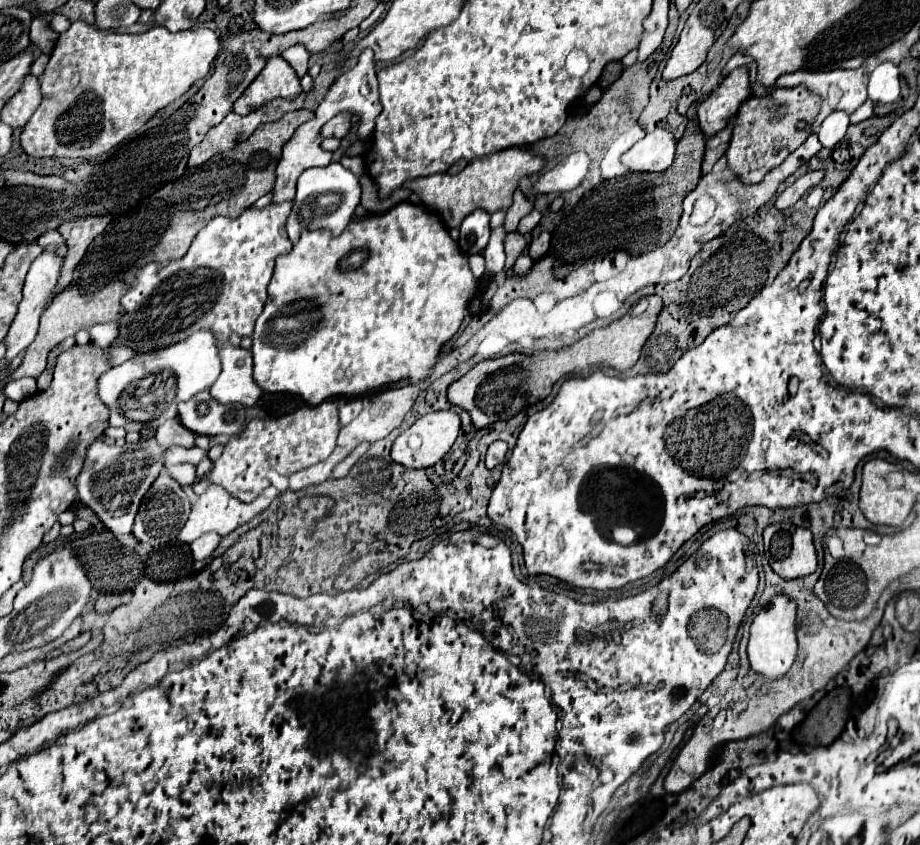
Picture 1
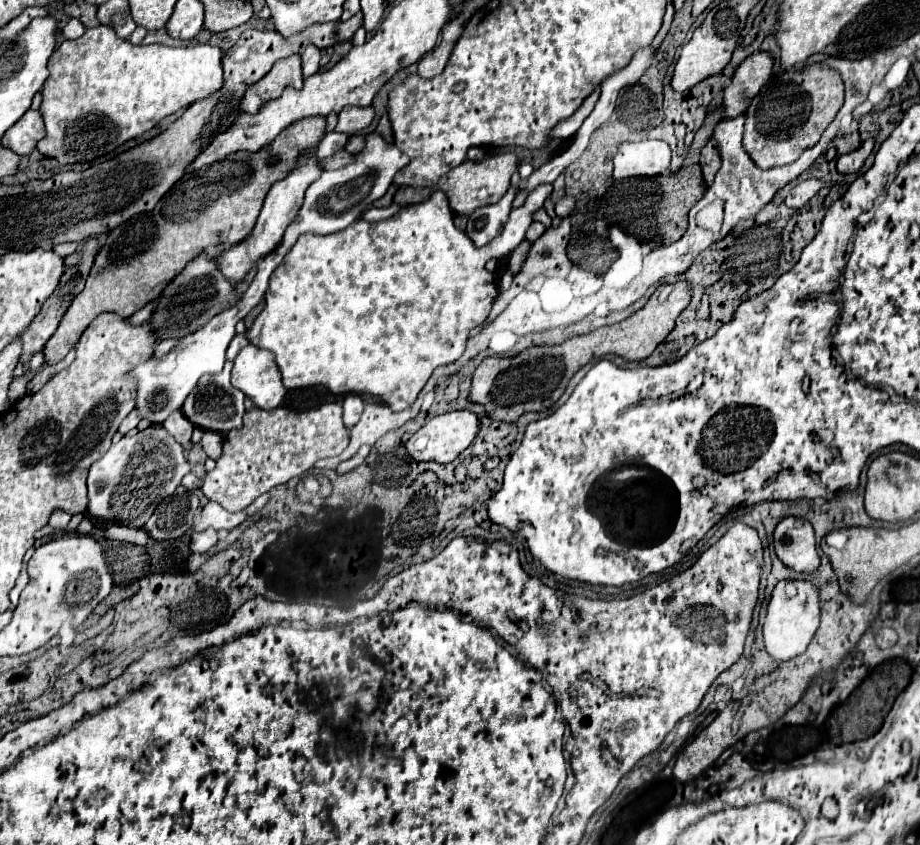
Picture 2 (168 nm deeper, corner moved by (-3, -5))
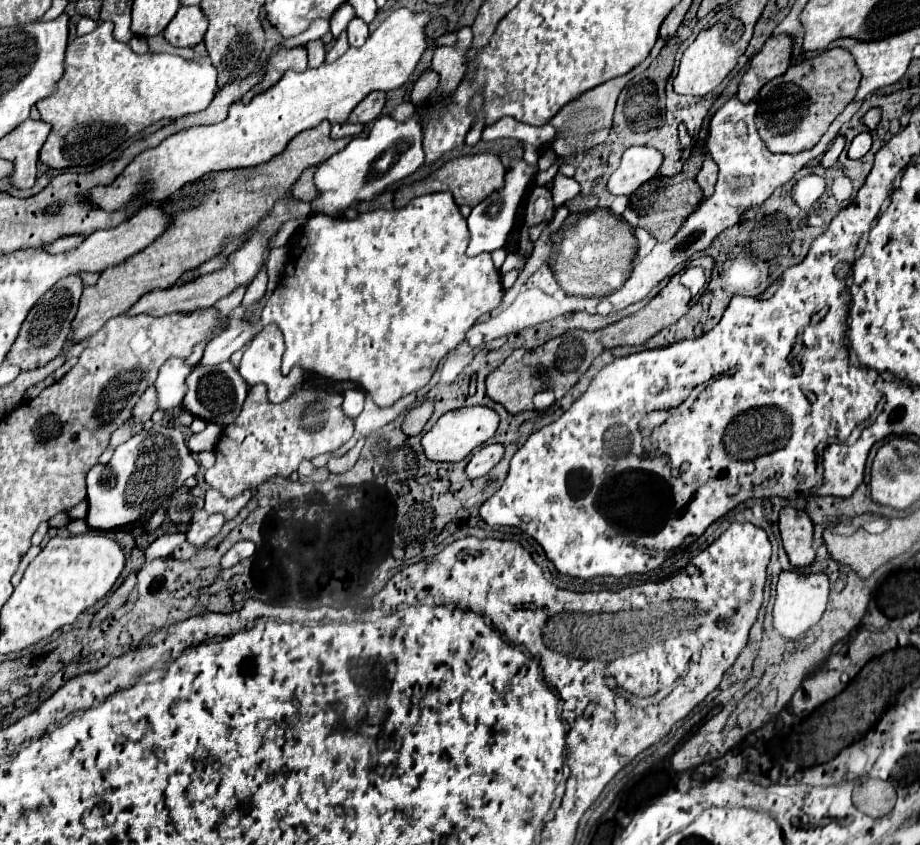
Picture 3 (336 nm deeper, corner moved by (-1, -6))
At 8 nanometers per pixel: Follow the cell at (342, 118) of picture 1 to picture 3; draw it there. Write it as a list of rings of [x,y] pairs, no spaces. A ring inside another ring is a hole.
[[[372,91],[372,95],[364,97],[364,99],[356,105],[356,109],[350,113],[348,123],[370,123],[370,121],[378,119],[380,113],[382,113],[384,101],[386,101],[386,93],[382,93],[382,91]]]

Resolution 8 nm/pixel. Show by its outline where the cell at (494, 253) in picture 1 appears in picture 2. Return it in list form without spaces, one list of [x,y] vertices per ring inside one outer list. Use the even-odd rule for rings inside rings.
[[[540,184],[536,186],[534,190],[528,192],[526,196],[526,202],[520,206],[520,208],[514,208],[504,230],[500,232],[500,238],[494,238],[492,244],[488,244],[488,248],[476,248],[470,238],[458,230],[454,226],[454,214],[448,206],[448,200],[444,194],[440,192],[434,192],[428,200],[420,202],[420,204],[410,204],[410,206],[404,206],[400,212],[396,212],[392,218],[388,220],[382,220],[382,222],[366,222],[366,220],[356,220],[354,224],[350,224],[348,228],[340,230],[340,232],[334,232],[334,234],[328,234],[328,236],[314,236],[314,234],[302,234],[298,238],[298,242],[294,244],[294,248],[284,256],[284,262],[274,270],[272,278],[270,278],[270,286],[268,286],[268,292],[266,292],[266,304],[264,304],[264,310],[258,314],[258,318],[254,320],[254,324],[248,328],[248,340],[256,346],[256,348],[262,348],[262,350],[270,350],[274,354],[274,360],[278,364],[278,370],[282,374],[282,380],[284,380],[284,386],[288,390],[298,390],[298,388],[308,388],[308,386],[322,386],[326,388],[330,394],[334,396],[346,396],[346,394],[372,394],[372,396],[380,396],[384,398],[384,402],[388,406],[406,406],[410,408],[416,400],[416,396],[420,394],[420,390],[424,388],[424,384],[428,382],[428,378],[432,376],[432,372],[438,368],[438,366],[448,366],[452,362],[456,362],[464,348],[466,348],[466,340],[470,336],[470,330],[480,326],[490,308],[492,308],[492,302],[498,294],[496,290],[496,284],[494,284],[494,276],[492,272],[488,272],[484,266],[488,260],[500,260],[500,258],[506,258],[508,254],[512,254],[518,244],[524,240],[524,232],[528,230],[528,226],[532,224],[532,214],[544,206],[546,198],[552,194],[552,184]]]

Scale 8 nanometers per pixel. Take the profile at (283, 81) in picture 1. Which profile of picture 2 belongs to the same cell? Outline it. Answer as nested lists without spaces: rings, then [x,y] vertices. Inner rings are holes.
[[[298,54],[278,60],[260,82],[250,86],[244,94],[240,108],[246,114],[256,114],[266,102],[280,98],[280,94],[290,86],[298,88],[298,90],[302,86],[302,70],[300,70],[300,56]]]

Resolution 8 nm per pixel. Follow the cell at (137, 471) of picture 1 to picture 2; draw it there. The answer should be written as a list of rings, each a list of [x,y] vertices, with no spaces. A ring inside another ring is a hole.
[[[152,424],[150,428],[134,434],[124,436],[120,442],[112,444],[110,450],[90,466],[88,472],[88,512],[96,518],[106,518],[114,524],[126,526],[126,528],[142,528],[146,520],[152,516],[158,502],[166,496],[170,496],[176,486],[180,486],[180,480],[190,472],[190,466],[182,454],[182,446],[164,430],[160,424]]]

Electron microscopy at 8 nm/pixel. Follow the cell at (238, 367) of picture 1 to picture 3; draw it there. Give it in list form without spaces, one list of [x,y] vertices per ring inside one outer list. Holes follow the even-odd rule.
[[[276,325],[266,327],[264,331],[260,331],[260,335],[256,335],[252,339],[252,343],[246,347],[242,363],[240,363],[240,375],[242,379],[252,387],[256,383],[264,383],[268,387],[268,399],[272,403],[282,403],[290,397],[290,393],[302,385],[304,381],[304,371],[300,371],[300,367],[294,367],[288,375],[280,373],[280,361],[282,361],[282,353],[284,353],[284,339],[280,335],[280,329]]]

